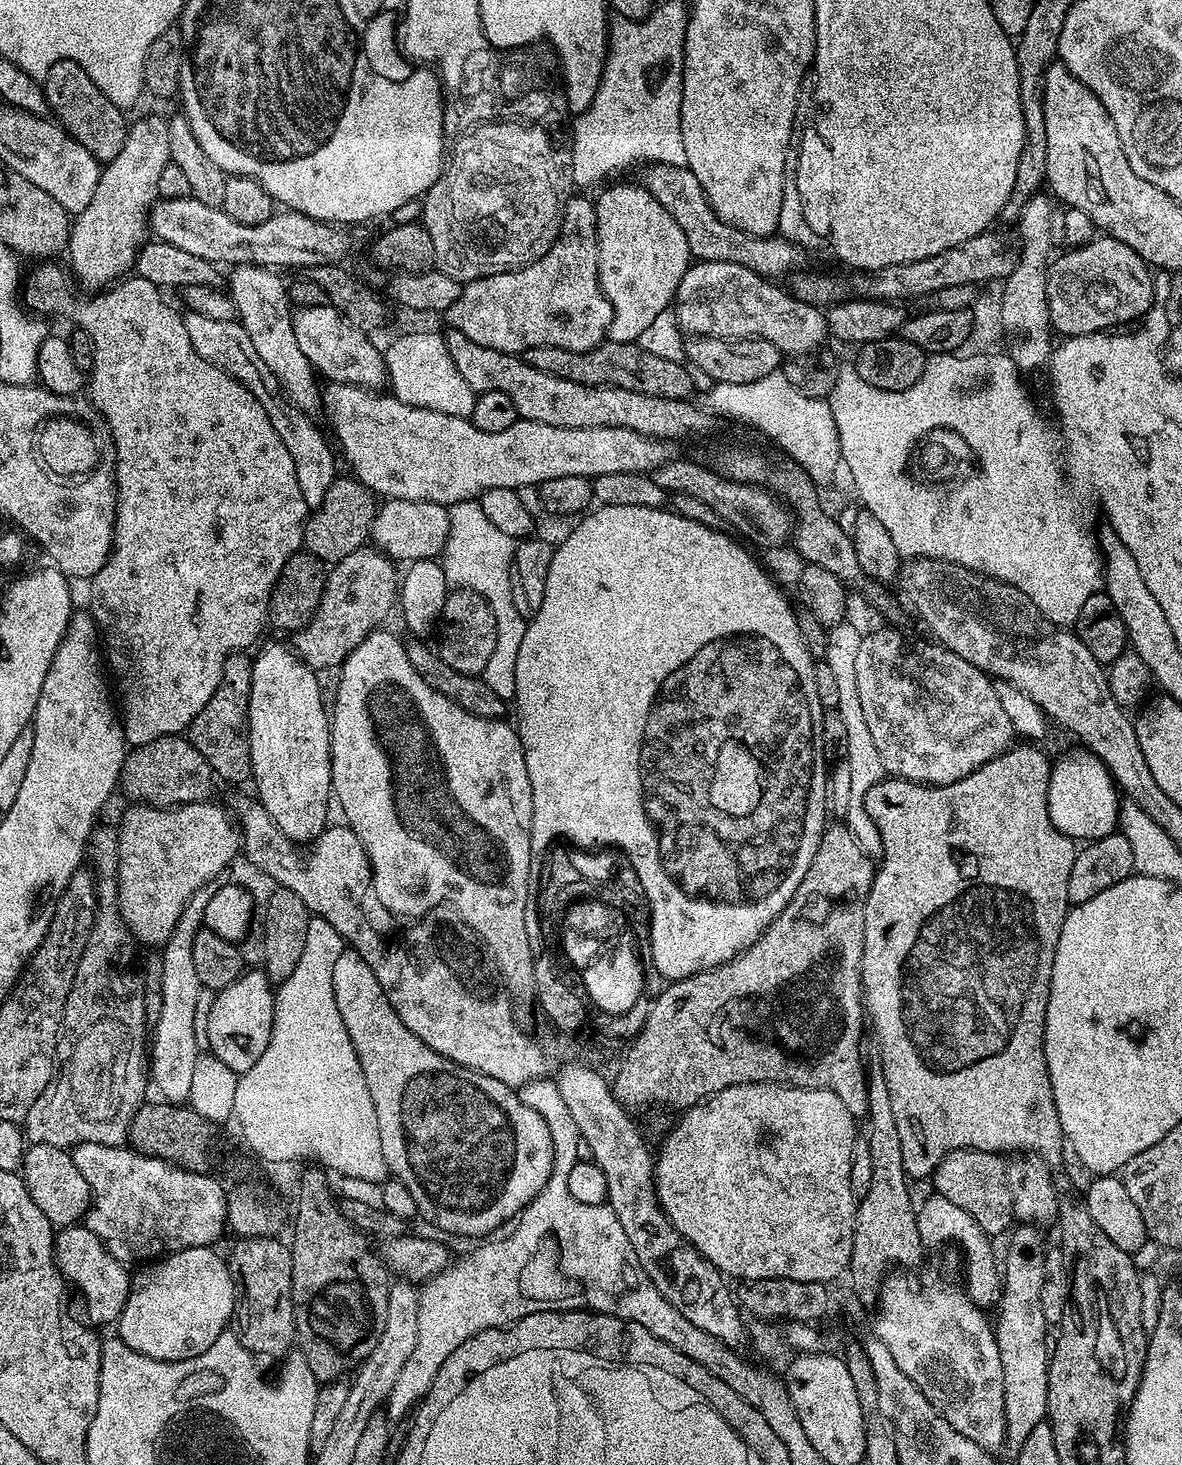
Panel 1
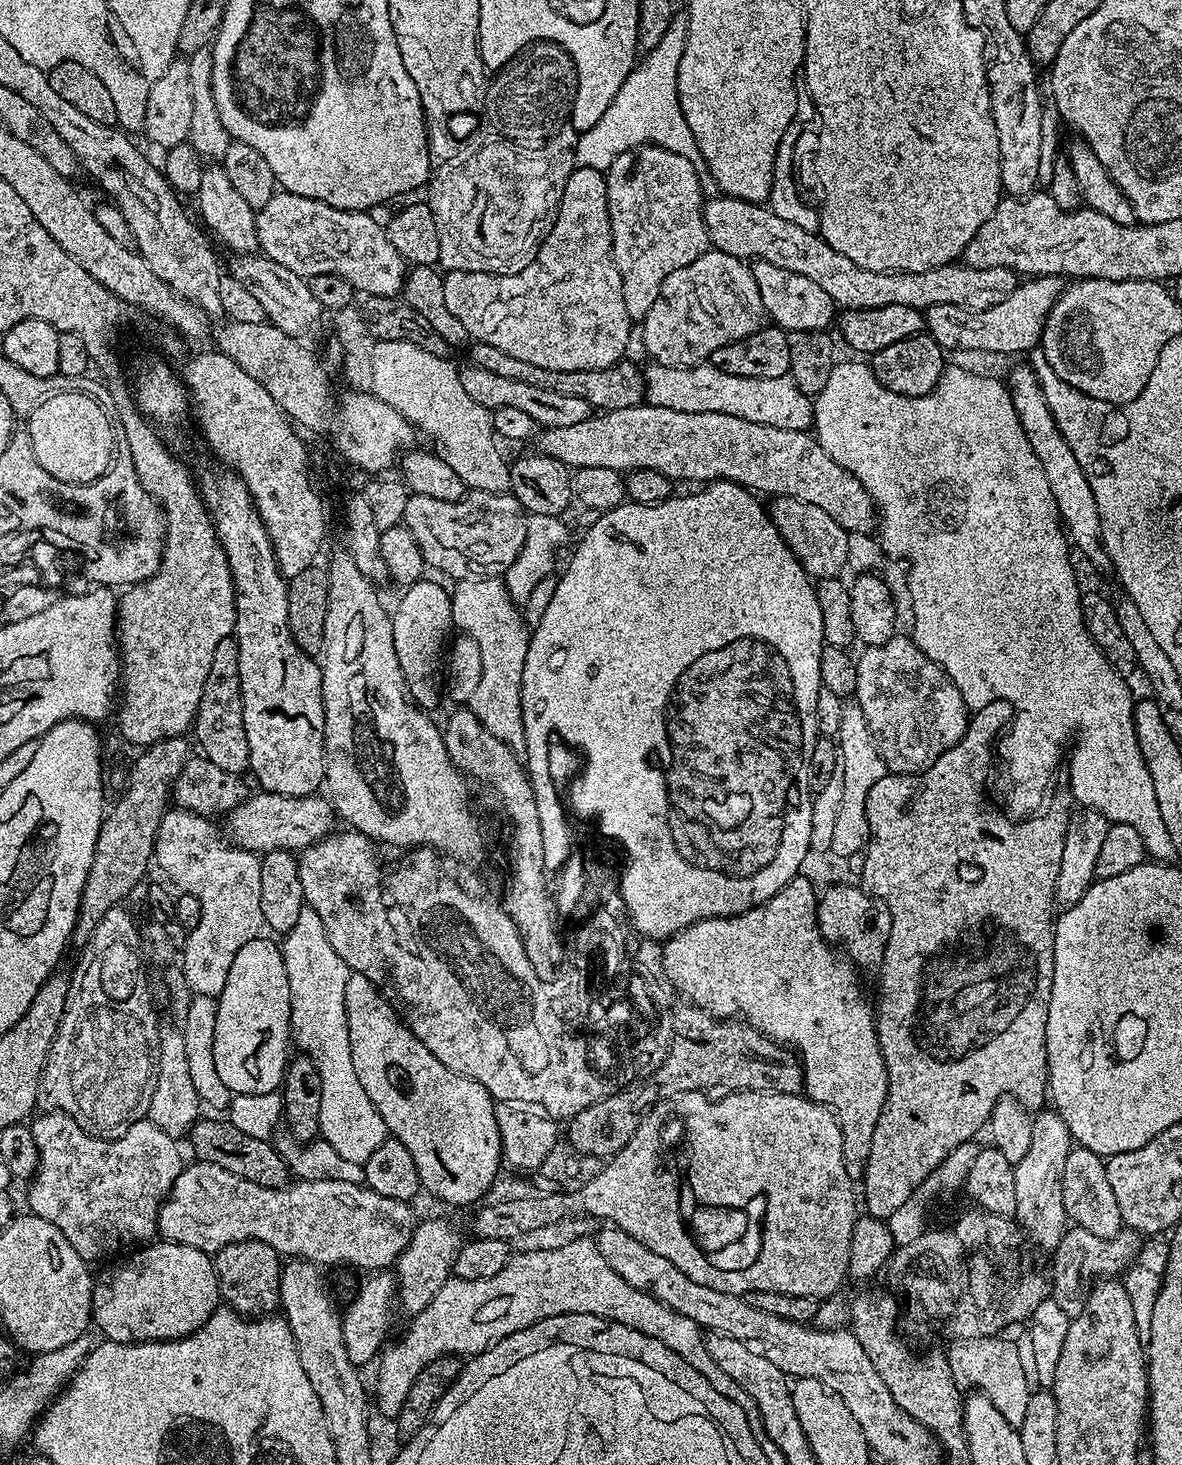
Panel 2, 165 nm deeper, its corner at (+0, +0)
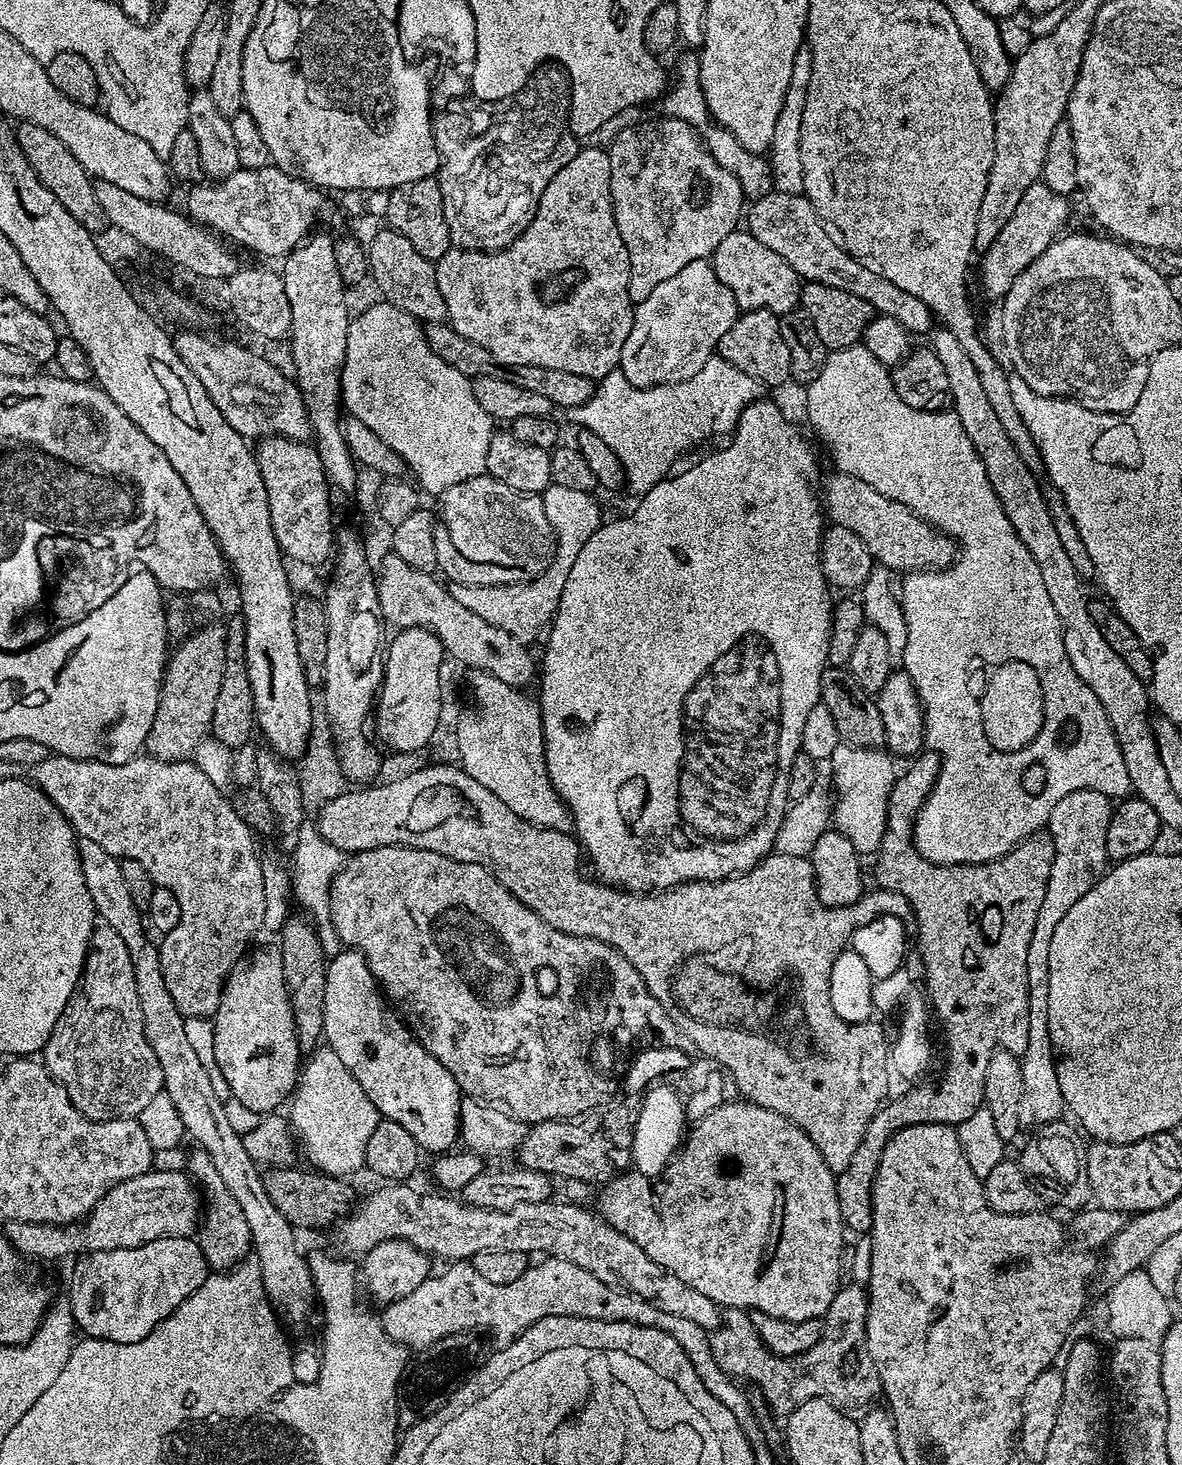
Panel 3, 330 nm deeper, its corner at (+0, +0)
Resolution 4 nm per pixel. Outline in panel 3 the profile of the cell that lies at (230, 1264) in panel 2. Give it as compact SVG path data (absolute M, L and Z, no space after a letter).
M193 1151L188 1157L186 1171L202 1189L202 1196L206 1201L206 1207L202 1212L202 1225L198 1230L198 1243L208 1267L212 1272L235 1269L236 1265L249 1259L253 1251L252 1235L250 1225L246 1223L246 1214L242 1214L242 1206L238 1206L234 1194L226 1190L226 1182L222 1182L222 1177L218 1175L218 1170L214 1167L214 1161L208 1152Z

